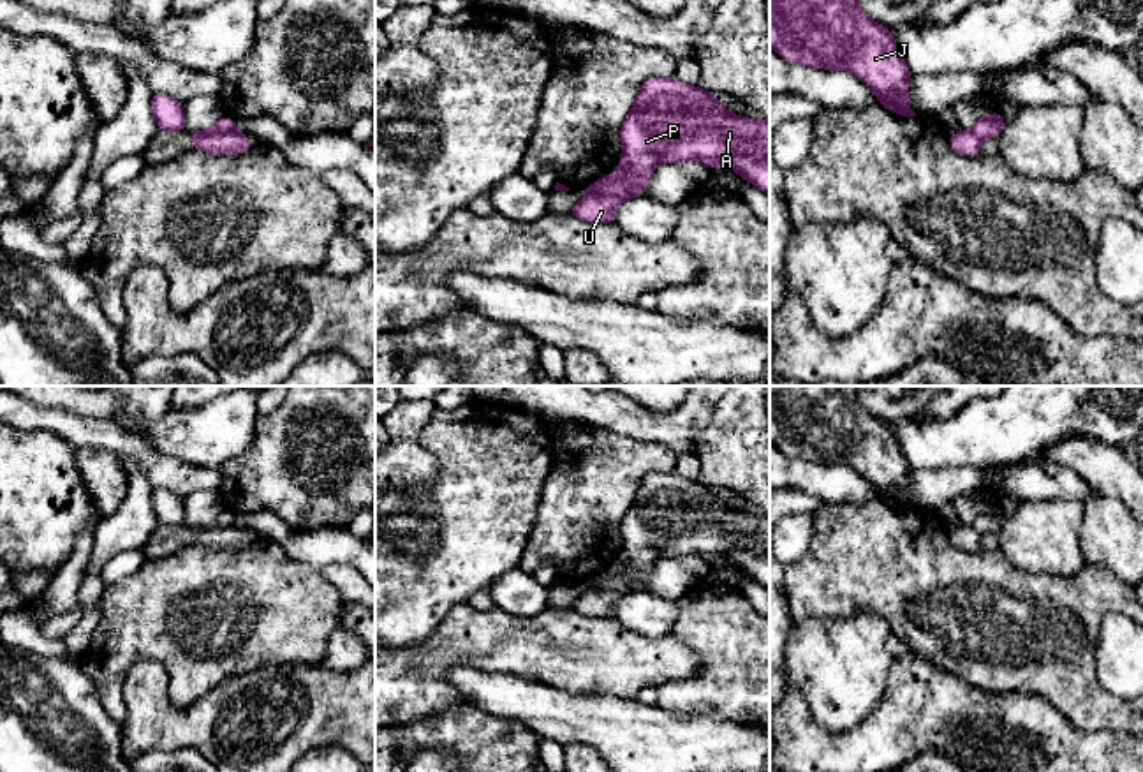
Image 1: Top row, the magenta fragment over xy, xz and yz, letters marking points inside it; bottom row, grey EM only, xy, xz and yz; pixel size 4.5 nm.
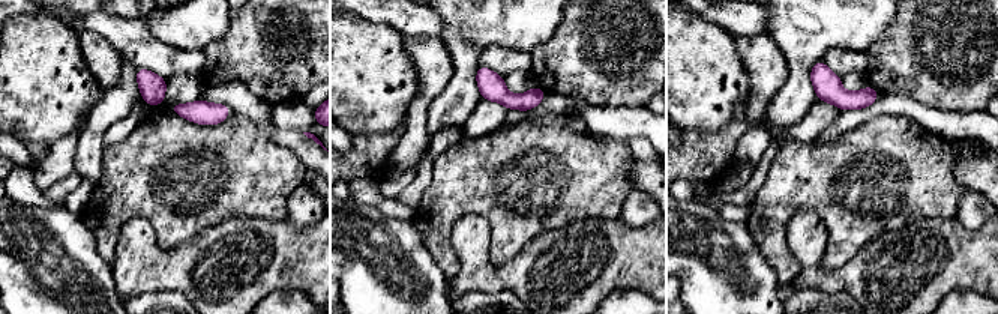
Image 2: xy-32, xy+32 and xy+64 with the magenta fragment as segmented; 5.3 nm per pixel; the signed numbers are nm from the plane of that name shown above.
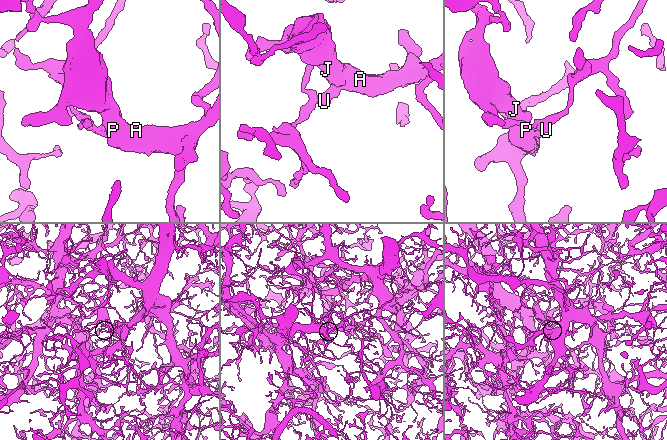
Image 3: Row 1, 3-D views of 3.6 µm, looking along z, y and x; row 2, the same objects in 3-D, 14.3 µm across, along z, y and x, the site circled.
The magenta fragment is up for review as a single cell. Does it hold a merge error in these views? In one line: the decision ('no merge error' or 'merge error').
merge error

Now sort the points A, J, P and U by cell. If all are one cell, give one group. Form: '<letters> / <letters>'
A J P / U

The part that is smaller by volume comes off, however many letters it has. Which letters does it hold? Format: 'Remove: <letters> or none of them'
Remove: U

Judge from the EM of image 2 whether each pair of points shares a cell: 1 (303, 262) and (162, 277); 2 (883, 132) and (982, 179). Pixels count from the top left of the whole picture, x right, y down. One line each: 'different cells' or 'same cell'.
1: same cell
2: different cells

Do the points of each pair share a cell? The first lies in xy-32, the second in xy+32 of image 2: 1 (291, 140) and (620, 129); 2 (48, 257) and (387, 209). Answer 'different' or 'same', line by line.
1: different
2: different

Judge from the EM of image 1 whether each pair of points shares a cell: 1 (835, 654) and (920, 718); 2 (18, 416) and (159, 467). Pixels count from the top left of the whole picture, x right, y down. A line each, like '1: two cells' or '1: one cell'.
1: two cells
2: one cell

